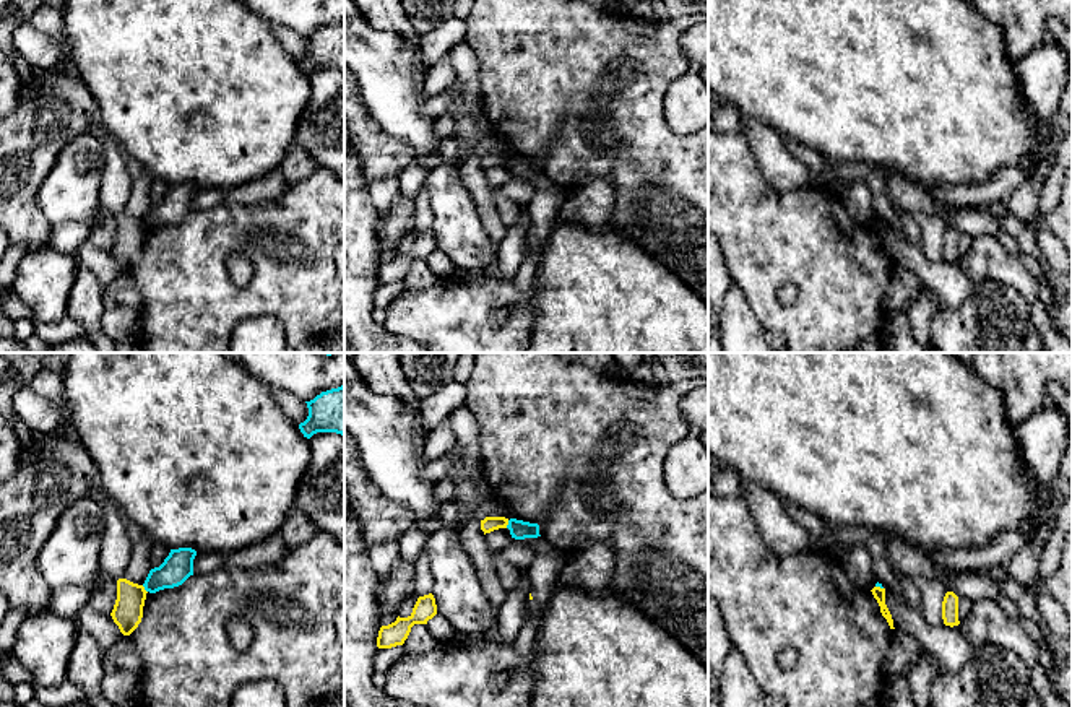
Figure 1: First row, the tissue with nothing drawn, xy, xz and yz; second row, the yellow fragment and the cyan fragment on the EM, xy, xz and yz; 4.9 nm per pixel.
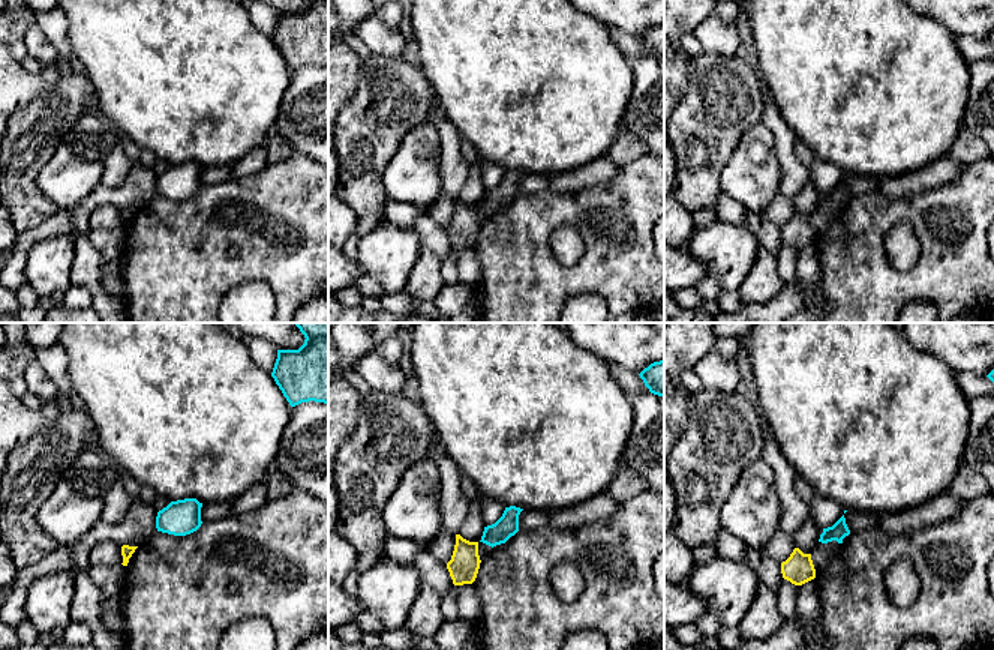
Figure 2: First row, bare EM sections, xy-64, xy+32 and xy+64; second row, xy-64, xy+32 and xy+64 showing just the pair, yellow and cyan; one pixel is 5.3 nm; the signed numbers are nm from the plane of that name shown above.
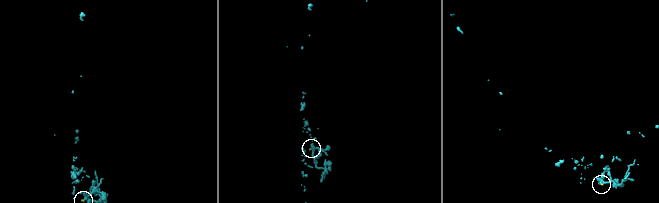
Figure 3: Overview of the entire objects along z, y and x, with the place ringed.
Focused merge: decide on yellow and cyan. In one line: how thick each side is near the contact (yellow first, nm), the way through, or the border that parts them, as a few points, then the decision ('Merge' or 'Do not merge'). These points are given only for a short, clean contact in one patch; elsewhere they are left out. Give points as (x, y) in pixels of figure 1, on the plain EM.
Thickness 80 nm (yellow) against 90 nm. Boundary: xz (509, 156), (505, 163). Do not merge

